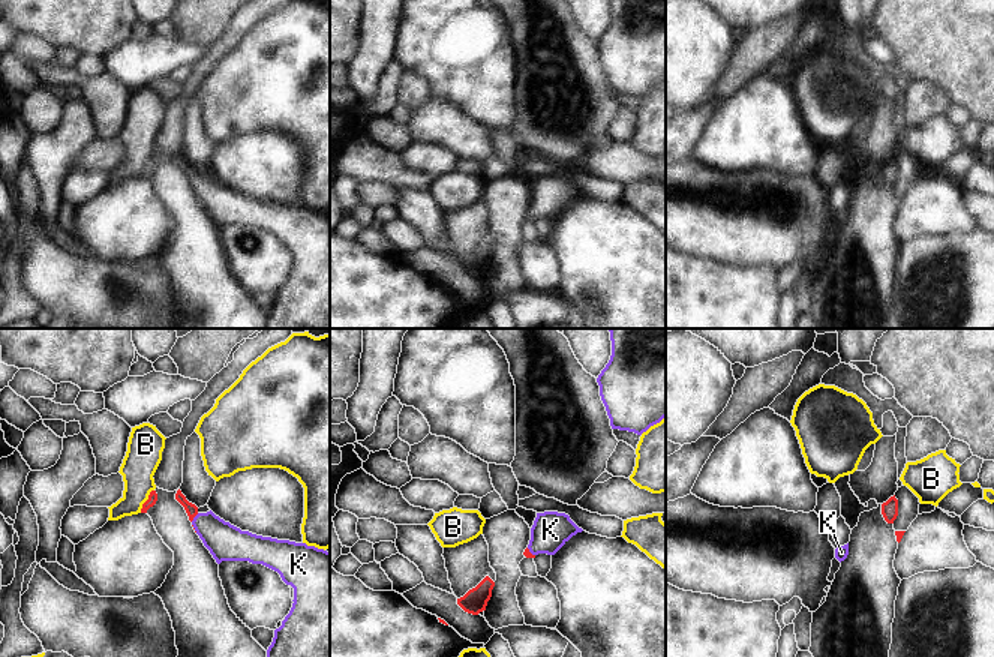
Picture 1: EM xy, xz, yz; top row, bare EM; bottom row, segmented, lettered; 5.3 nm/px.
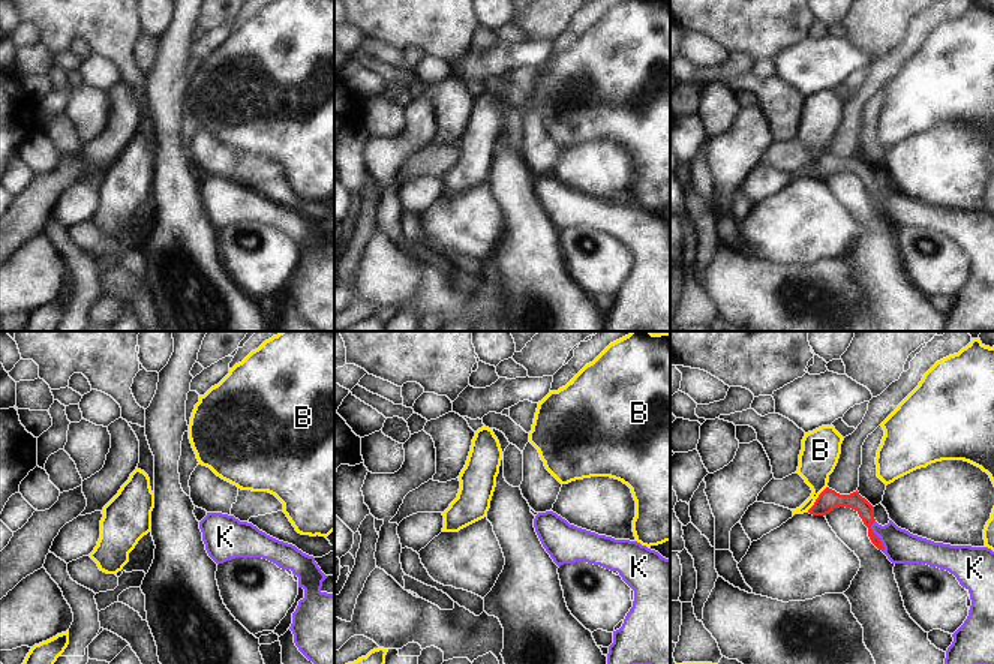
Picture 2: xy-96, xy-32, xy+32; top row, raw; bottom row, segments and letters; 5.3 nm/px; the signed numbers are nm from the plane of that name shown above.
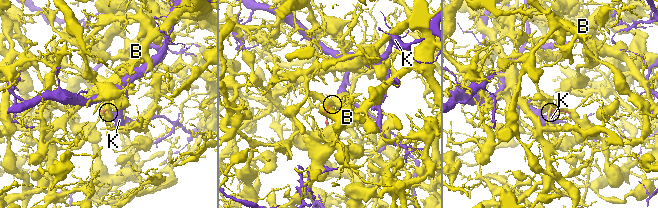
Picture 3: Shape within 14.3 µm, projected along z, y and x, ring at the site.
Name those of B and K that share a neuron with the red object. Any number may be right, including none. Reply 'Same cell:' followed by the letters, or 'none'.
Same cell: K

